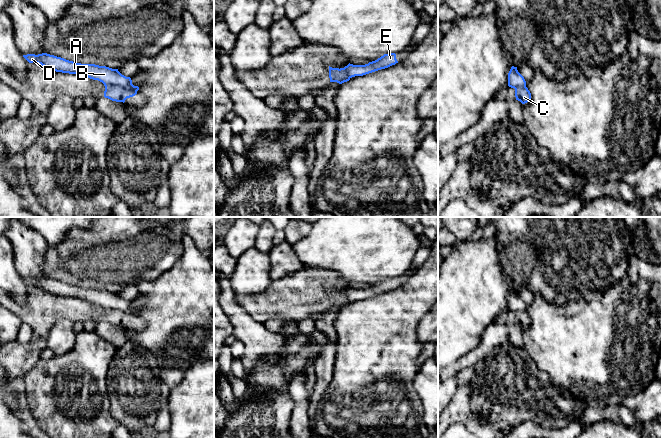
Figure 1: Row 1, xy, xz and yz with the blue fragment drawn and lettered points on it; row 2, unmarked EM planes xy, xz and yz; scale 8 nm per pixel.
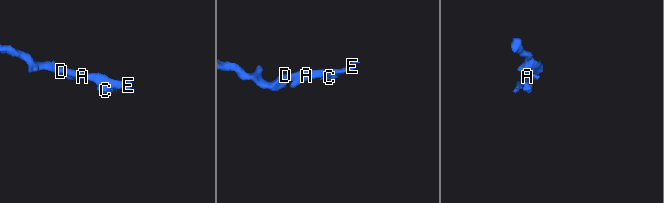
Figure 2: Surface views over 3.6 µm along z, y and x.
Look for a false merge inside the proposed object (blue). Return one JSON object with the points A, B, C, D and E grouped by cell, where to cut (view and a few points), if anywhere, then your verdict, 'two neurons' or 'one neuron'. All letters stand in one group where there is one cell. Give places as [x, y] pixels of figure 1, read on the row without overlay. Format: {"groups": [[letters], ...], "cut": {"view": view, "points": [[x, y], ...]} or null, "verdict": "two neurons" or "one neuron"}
{"groups": [["A", "B", "D", "E"], ["C"]], "cut": {"view": "xy", "points": [[104, 307], [119, 309], [136, 316]]}, "verdict": "two neurons"}

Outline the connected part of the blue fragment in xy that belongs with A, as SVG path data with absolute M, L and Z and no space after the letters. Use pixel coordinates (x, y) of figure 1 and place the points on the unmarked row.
M47 277L38 279L27 278L23 279L23 281L29 287L38 287L56 296L79 298L93 304L98 304L103 308L118 309L136 316L139 314L138 310L132 308L131 302L122 299L118 293L95 288L81 288Z

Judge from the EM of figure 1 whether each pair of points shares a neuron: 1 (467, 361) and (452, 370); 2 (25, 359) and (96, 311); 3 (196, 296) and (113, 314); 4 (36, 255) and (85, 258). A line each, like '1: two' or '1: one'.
1: one
2: one
3: two
4: two

